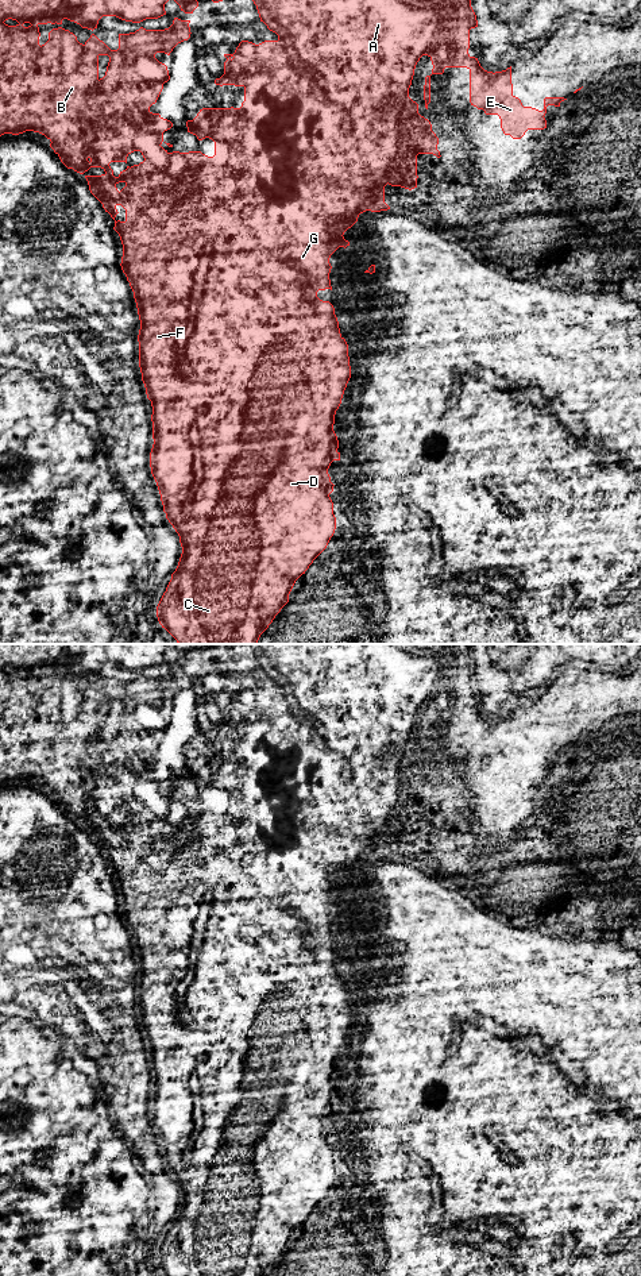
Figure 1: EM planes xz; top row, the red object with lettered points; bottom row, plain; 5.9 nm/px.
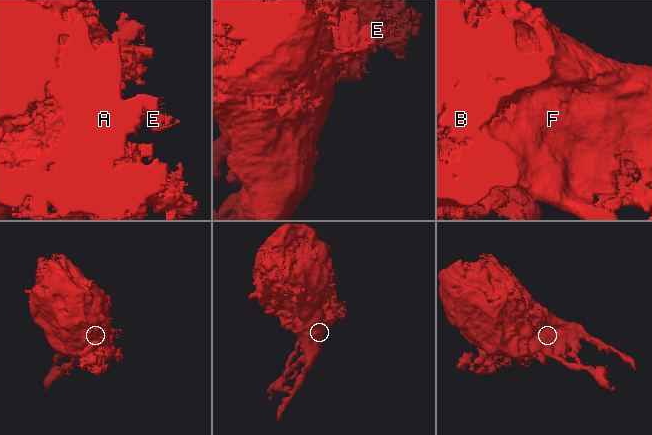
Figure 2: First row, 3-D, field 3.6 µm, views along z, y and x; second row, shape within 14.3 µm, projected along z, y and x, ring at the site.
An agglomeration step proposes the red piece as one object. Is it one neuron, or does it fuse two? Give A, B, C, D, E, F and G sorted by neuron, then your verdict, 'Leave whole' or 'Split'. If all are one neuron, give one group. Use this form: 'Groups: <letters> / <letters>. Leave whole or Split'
Groups: A B C D E F G. Leave whole

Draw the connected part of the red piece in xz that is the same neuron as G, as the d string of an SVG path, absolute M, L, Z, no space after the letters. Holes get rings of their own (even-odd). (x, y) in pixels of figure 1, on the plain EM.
M0 644L0 785L4 782L12 782L12 783L19 783L26 779L34 779L45 783L51 791L50 795L54 798L54 801L59 805L61 810L67 816L73 817L74 820L84 822L88 820L90 816L101 816L105 821L101 824L85 824L89 839L90 841L103 852L103 856L105 860L111 863L111 866L115 868L116 863L119 861L116 855L121 853L126 857L126 868L115 868L115 875L113 878L119 882L121 893L123 893L123 905L121 905L121 918L127 925L127 929L130 930L130 934L134 940L134 947L136 951L138 956L138 963L140 968L140 978L138 983L138 990L139 990L139 1015L142 1021L142 1029L146 1036L146 1042L147 1046L151 1049L152 1055L152 1063L151 1063L151 1069L152 1069L152 1087L154 1092L150 1100L150 1115L151 1115L151 1122L157 1130L159 1142L161 1142L161 1149L163 1153L163 1160L166 1161L166 1167L169 1171L173 1173L175 1180L179 1184L179 1191L182 1195L182 1202L178 1210L178 1214L175 1219L171 1222L171 1227L166 1235L166 1240L163 1241L158 1254L157 1254L157 1265L162 1276L269 1276L269 1273L273 1271L275 1264L281 1260L281 1257L289 1250L289 1242L296 1231L296 1229L305 1222L305 1219L309 1217L309 1214L313 1211L313 1208L327 1196L331 1186L335 1181L336 1177L336 1165L333 1163L333 1150L329 1145L329 1142L333 1140L333 1132L331 1130L331 1125L328 1122L328 1117L333 1109L340 1109L340 1100L337 1099L339 1096L339 1088L337 1084L333 1079L333 1072L335 1072L335 1063L336 1059L339 1057L341 1052L341 1046L344 1042L344 1038L347 1036L347 1032L351 1026L351 1014L350 1014L350 1005L348 1005L348 992L345 987L340 982L339 976L339 969L335 963L335 956L329 949L323 949L317 945L318 938L325 938L331 937L331 928L329 928L329 921L331 921L331 911L329 906L331 903L339 897L339 895L347 895L350 894L350 890L344 887L344 880L351 876L356 870L360 861L366 859L371 860L381 860L381 859L387 859L390 855L385 851L385 834L389 832L391 834L401 834L405 837L414 837L417 836L417 803L418 802L433 802L437 806L440 806L440 799L437 798L439 793L439 786L436 782L432 779L432 772L428 767L421 764L418 762L418 752L413 749L409 745L409 736L412 733L412 728L414 724L414 717L417 710L422 703L428 703L432 709L433 717L432 722L443 722L445 716L467 716L470 718L470 751L471 753L476 755L478 757L483 757L486 763L498 763L501 767L501 776L505 783L510 783L513 787L521 787L528 778L544 778L547 776L547 768L545 768L545 762L547 762L547 755L548 753L555 753L560 755L560 751L567 748L564 745L545 745L544 747L544 757L538 759L532 755L524 755L521 748L513 743L513 732L511 732L511 714L507 716L506 718L502 720L487 720L484 718L478 706L471 705L468 702L470 697L470 678L478 675L478 668L476 663L471 655L471 648L468 644L248 644L254 652L256 654L260 670L263 670L267 676L278 683L277 689L264 689L259 693L255 693L248 689L242 689L239 694L236 695L233 702L224 702L227 709L224 710L224 722L220 726L215 728L216 733L235 733L235 735L243 735L244 736L244 749L242 751L240 756L202 756L197 762L197 764L193 768L186 770L188 780L193 782L197 785L198 789L202 789L205 786L209 786L215 790L215 803L208 805L202 802L201 799L189 799L189 801L179 801L179 799L173 799L169 801L165 798L161 793L165 790L163 789L163 780L170 778L173 775L173 771L167 767L163 767L159 762L152 762L150 759L150 755L157 751L162 737L163 732L170 728L167 714L162 710L159 710L155 706L157 701L165 701L170 703L173 697L190 686L190 675L189 671L190 668L181 668L178 666L174 666L173 672L169 676L165 678L146 678L140 675L135 681L130 682L119 682L119 697L117 698L111 698L103 689L100 689L94 682L90 683L90 686L82 693L77 689L77 685L70 681L69 678L65 678L61 675L62 668L67 667L70 670L74 670L80 672L82 676L88 678L94 678L97 676L99 668L103 664L116 664L121 668L126 670L132 670L132 671L140 671L146 667L158 667L163 663L166 663L165 659L165 652L169 648L174 648L181 659L185 662L193 662L193 659L198 655L198 649L196 644ZM39 672L58 672L58 676L53 676L49 681L49 689L45 693L39 693ZM100 703L108 703L109 710L107 714L105 724L103 726L99 725L99 705ZM134 799L140 799L144 809L140 810L139 813L134 814L127 814L126 818L120 820L117 825L113 824L113 818L111 817L109 812L111 810L126 810L127 812L127 805L134 801Z

